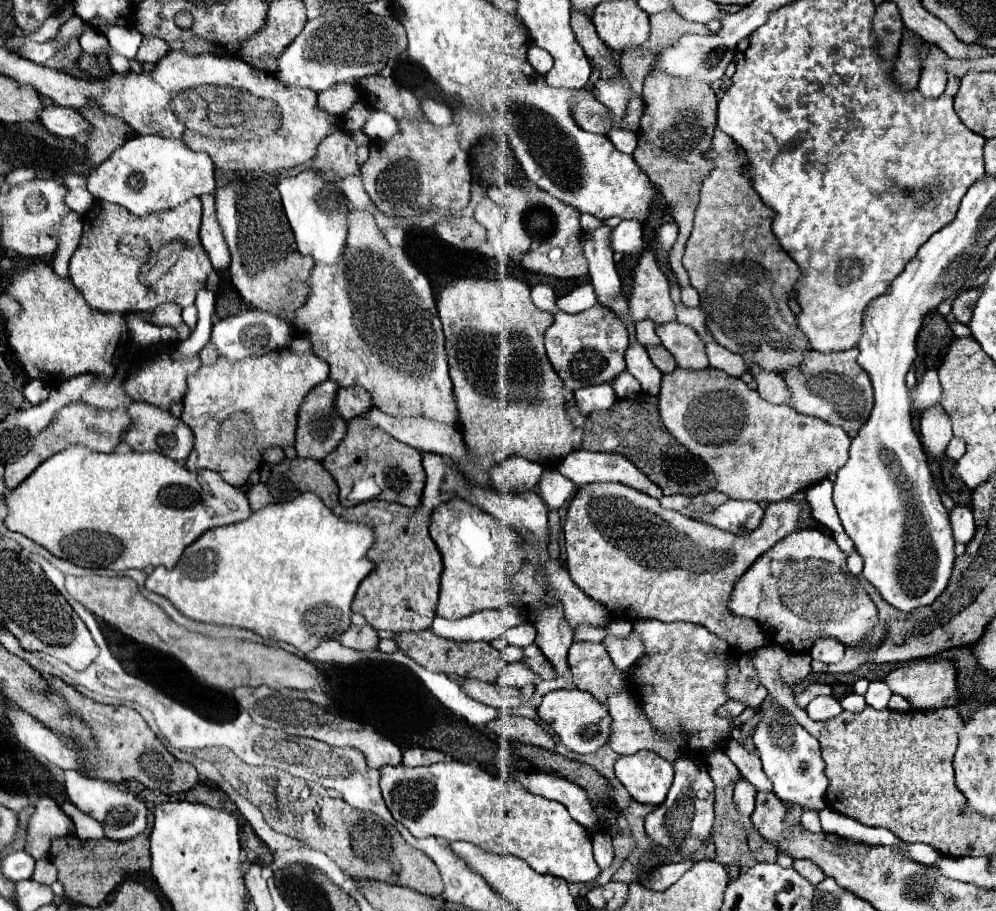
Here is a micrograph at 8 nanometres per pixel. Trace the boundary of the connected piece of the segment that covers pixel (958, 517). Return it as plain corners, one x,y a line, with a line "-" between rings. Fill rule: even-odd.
956,507
950,513
950,521
952,521
952,529
954,529
954,539
958,543
968,545
976,533
976,523
972,517
972,511
968,507

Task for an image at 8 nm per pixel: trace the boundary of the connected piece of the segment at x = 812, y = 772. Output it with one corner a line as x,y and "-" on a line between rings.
762,705
762,711
764,717
754,729
752,739
760,751
764,773
772,779
774,793
788,805
800,805
802,809
820,813
826,807
828,777
824,775
824,761
820,757
818,741
802,725
798,725
790,713
782,711
780,705

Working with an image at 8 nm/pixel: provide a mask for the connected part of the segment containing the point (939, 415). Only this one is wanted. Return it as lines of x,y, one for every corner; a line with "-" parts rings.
940,405
930,407
922,413
920,435
922,435
922,445
924,445
926,453
934,459
942,459
944,451
948,447
948,441
954,435
952,435
950,417

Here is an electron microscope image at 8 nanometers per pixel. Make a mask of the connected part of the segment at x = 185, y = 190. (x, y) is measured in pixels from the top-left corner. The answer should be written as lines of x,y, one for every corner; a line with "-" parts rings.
158,135
132,137
88,175
88,191
94,199
118,203
134,215
172,209
192,197
214,193
214,163
204,151
192,151
180,139

